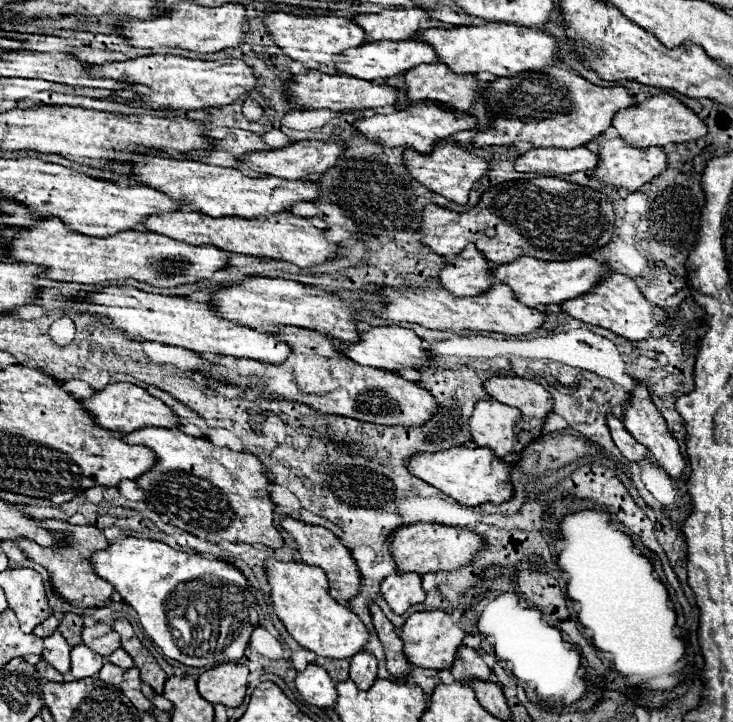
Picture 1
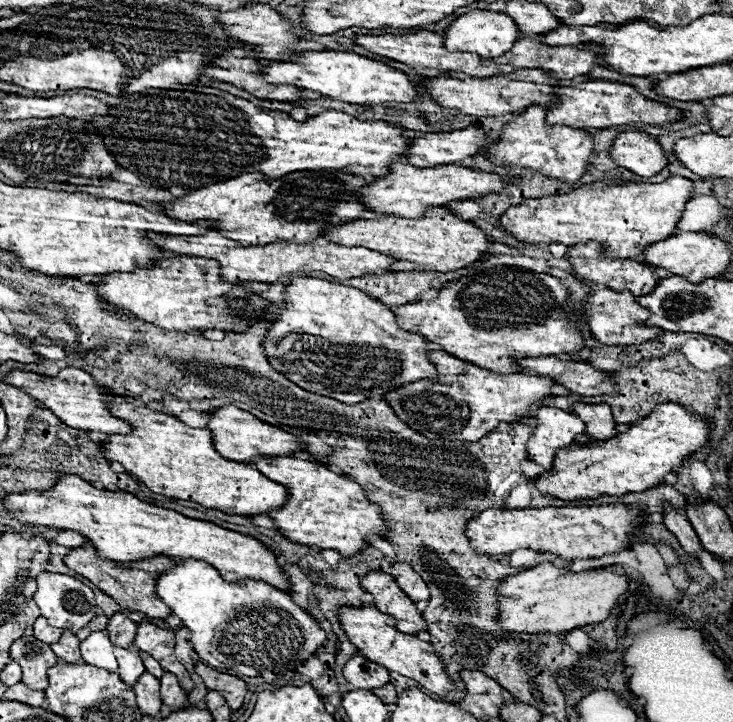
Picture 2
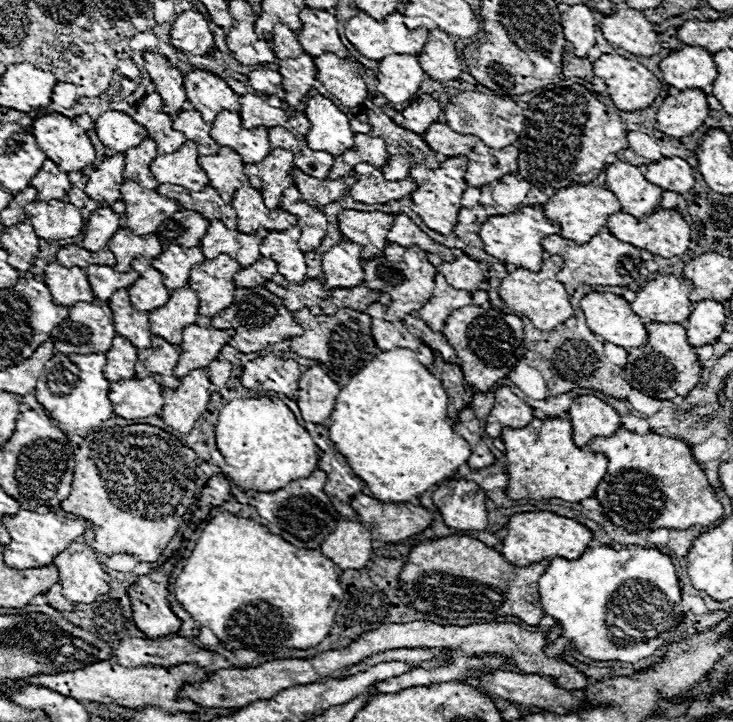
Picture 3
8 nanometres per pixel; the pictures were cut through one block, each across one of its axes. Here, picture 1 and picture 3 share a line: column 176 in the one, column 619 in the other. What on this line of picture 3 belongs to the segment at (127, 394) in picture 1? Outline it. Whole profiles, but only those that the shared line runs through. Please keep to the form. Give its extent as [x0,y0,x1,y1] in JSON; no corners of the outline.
[568,396,620,448]

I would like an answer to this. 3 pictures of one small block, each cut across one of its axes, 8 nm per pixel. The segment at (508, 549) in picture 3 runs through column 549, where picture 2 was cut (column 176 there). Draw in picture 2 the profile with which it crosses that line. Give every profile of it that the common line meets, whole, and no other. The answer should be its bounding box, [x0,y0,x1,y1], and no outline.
[4,474,292,590]

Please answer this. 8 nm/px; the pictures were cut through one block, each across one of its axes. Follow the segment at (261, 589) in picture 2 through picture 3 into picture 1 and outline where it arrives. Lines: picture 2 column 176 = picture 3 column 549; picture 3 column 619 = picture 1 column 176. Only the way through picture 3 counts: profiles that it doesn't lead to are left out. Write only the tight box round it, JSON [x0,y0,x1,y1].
[92,536,260,668]

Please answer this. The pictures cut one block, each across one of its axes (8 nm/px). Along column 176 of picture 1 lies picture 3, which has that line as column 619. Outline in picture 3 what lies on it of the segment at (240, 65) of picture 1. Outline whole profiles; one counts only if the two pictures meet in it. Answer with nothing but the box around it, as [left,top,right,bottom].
[592,54,662,110]

